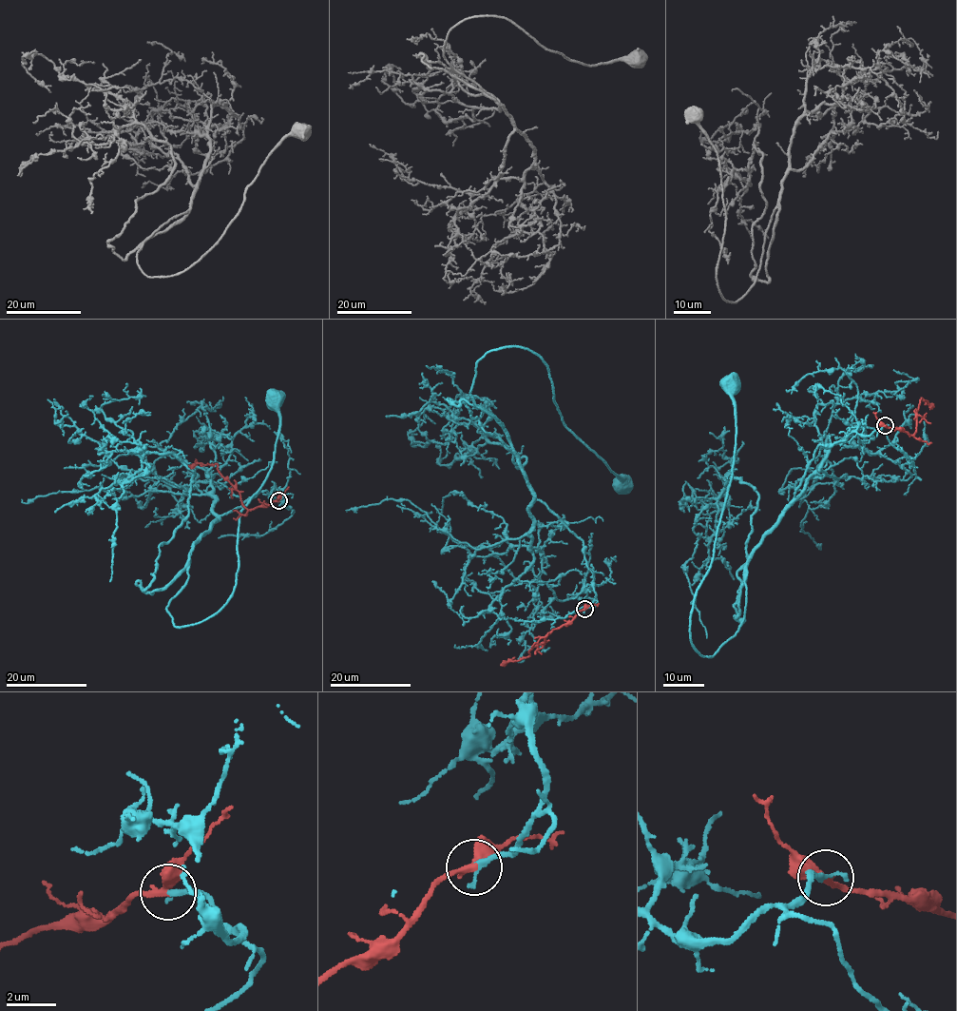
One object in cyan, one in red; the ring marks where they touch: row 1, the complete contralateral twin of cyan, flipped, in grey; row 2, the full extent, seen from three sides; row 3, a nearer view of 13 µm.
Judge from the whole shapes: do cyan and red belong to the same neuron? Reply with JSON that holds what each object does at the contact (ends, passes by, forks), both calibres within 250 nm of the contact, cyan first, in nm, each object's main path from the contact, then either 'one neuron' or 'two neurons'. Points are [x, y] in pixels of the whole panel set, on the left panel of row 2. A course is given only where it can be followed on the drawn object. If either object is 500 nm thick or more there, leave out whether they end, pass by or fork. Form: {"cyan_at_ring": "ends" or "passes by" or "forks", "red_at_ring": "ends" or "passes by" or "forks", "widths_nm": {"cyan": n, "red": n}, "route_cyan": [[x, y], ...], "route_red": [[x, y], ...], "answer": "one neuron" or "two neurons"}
{"cyan_at_ring": "ends", "red_at_ring": "passes by", "widths_nm": {"cyan": 260, "red": 340}, "route_cyan": [[278, 501], [263, 491], [195, 544], [172, 623], [232, 593], [277, 401]], "route_red": [[278, 501], [247, 509], [241, 502], [239, 492], [223, 476], [218, 464], [188, 465]], "answer": "one neuron"}

